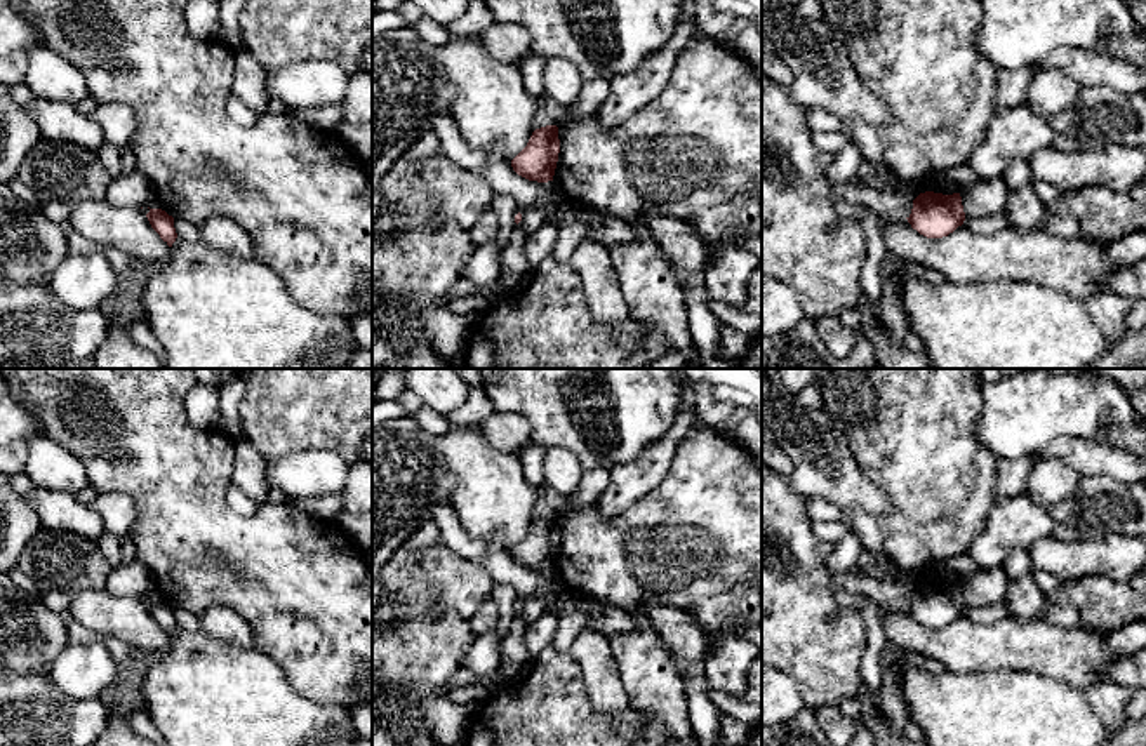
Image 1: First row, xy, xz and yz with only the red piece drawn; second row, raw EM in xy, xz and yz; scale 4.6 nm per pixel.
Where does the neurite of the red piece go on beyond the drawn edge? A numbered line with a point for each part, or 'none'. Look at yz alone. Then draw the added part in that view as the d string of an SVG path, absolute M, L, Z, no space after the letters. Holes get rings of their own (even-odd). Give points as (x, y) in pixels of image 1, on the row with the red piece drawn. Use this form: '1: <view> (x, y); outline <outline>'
none

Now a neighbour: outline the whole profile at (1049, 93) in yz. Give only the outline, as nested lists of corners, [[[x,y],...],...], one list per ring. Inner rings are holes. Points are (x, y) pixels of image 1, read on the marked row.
[[[1031,68],[1024,103],[1035,115],[1049,118],[1075,108],[1080,85],[1059,70]]]

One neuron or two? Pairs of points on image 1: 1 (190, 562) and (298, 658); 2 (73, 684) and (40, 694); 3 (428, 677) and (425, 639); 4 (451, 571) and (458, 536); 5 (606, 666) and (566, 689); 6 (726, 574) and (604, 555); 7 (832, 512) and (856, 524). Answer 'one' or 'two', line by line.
1: one
2: two
3: one
4: two
5: two
6: one
7: one

